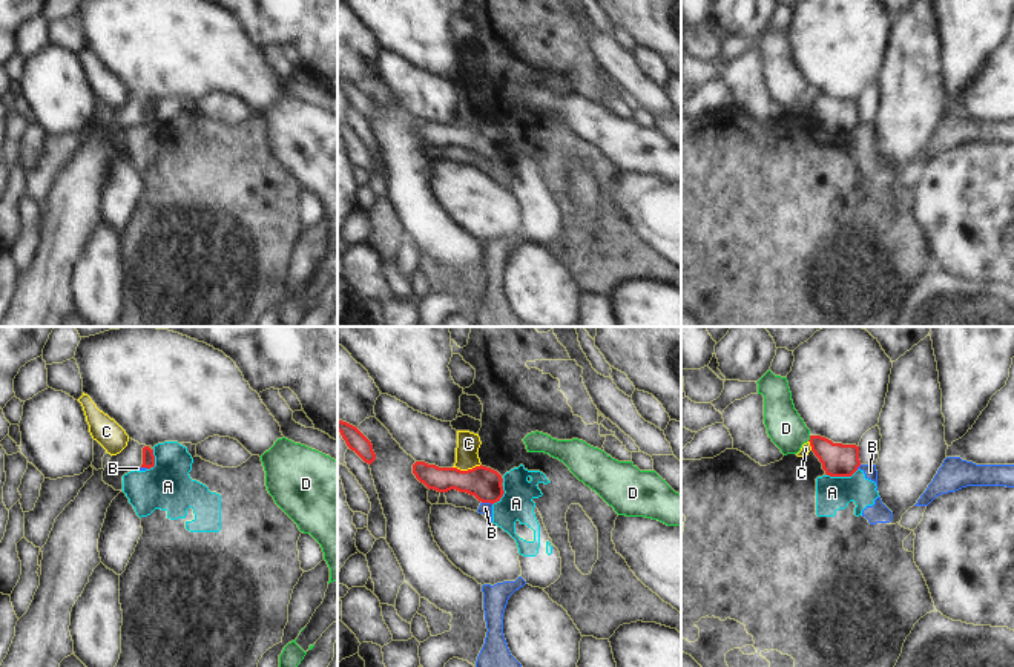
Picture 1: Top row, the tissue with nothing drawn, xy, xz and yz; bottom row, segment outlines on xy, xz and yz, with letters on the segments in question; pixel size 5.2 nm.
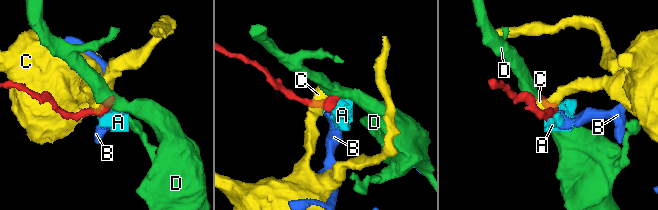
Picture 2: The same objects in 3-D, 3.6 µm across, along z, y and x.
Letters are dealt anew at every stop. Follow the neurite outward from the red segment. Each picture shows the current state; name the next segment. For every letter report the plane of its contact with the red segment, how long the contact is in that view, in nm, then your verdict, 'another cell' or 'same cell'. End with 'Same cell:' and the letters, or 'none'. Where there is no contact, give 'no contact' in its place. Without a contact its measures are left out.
A: meets red in yz; contact 170 nm long; another cell
B: meets red in xz; contact 60 nm long; another cell
C: meets red in xz; contact 150 nm long; another cell
D: meets red in yz; contact 40 nm long; another cell
Same cell: none

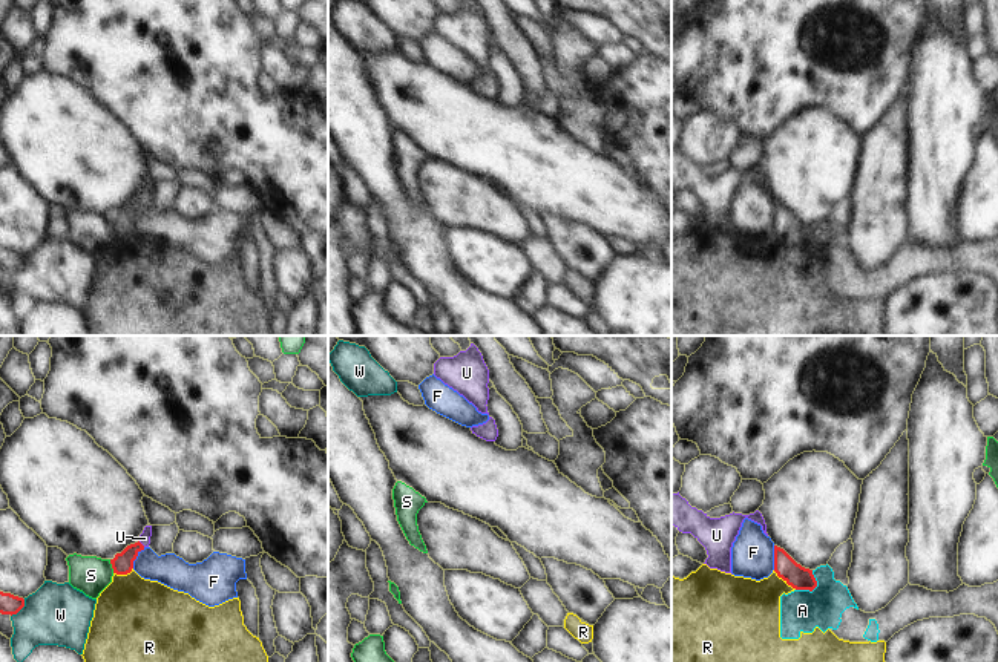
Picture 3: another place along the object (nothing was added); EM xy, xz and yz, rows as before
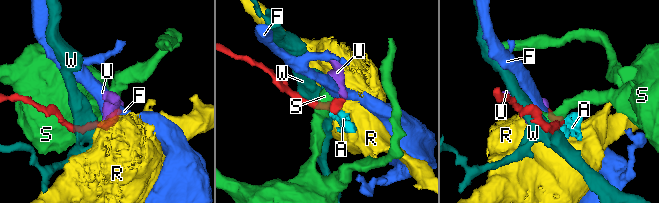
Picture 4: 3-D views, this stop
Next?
A: meets red in yz; contact 140 nm long; another cell
F: meets red in xy; contact 130 nm long; another cell
R: meets red in yz; contact 160 nm long; another cell
S: meets red in xy; contact 80 nm long; another cell
U: meets red in xy; contact 50 nm long; same cell
W: meets red in xy; contact 120 nm long; another cell
Same cell: U

